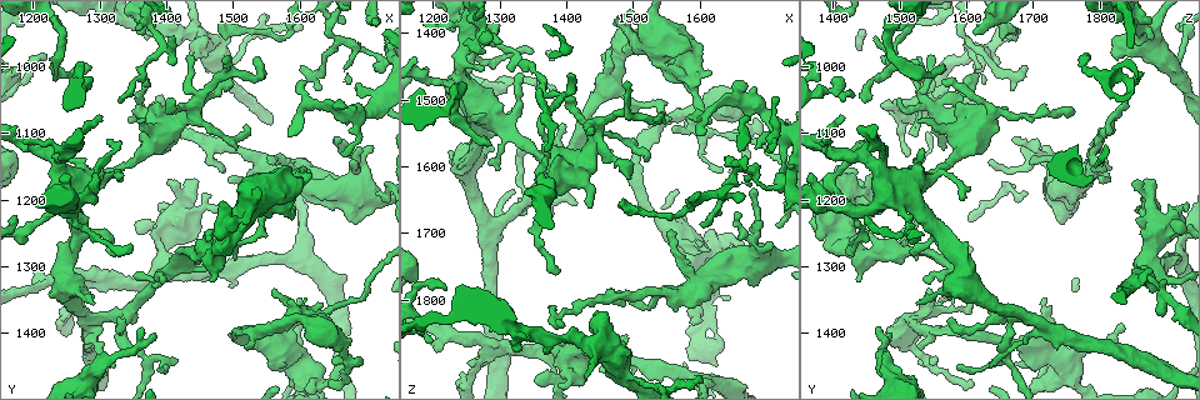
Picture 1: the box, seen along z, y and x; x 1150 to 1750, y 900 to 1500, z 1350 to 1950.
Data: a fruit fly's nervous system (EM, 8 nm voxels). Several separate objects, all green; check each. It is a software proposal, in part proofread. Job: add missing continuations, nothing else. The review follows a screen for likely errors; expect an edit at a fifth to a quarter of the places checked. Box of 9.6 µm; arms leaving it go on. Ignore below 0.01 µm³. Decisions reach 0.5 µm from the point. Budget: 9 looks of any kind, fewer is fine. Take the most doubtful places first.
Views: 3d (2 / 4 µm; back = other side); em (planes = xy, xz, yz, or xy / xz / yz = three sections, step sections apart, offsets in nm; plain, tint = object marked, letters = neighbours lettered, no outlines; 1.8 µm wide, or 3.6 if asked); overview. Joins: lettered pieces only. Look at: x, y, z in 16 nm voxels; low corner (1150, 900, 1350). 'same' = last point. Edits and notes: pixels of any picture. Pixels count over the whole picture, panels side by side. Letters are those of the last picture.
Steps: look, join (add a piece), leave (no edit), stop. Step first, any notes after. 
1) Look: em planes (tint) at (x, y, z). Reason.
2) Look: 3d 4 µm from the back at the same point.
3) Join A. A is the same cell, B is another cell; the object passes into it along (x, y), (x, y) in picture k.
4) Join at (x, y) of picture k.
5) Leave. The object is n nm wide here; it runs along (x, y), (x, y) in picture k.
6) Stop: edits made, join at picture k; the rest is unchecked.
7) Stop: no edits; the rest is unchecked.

Look: em planes (letters) at (1295, 1465, 1520). Stops while still wide.

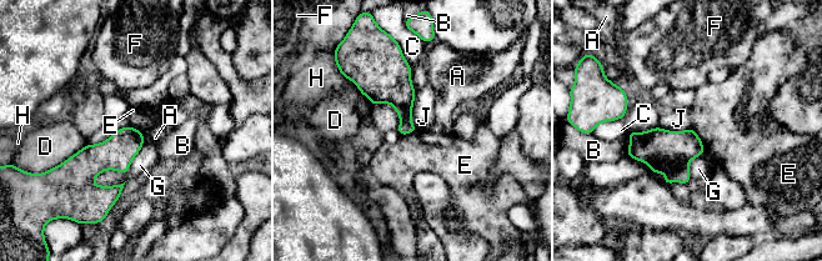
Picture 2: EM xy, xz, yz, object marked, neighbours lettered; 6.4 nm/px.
Leave. A, B, C, D, E, F, G, H and J are other cells; a border runs along (415, 93), (411, 123), (419, 130) in picture 2; none of them fits.

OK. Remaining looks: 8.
Look: em planes (tint) at (1275, 1030, 1405). Sharp bend.

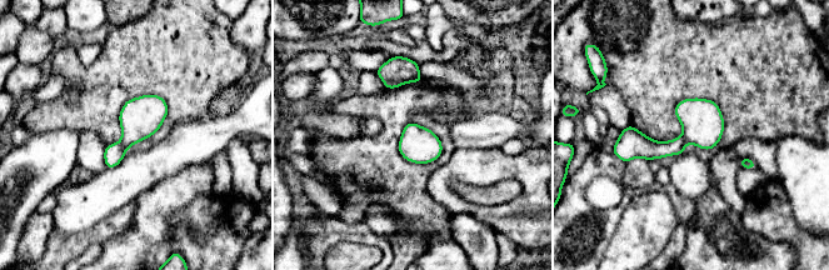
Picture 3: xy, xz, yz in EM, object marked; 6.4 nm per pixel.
Look: em planes (letters) at the same point. See the neighbours.

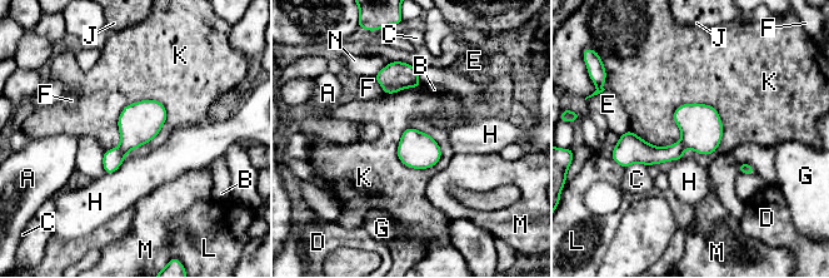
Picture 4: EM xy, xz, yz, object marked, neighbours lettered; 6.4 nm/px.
Leave. The object is 240 nm wide here; A, B, C, D, E, F, G, H, J, K, L, M and N are other cells; a border runs along (630, 129), (723, 135) in picture 4; none of them fits.

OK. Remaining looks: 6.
Look: em xy step 8 (tint) at (1360, 950, 1610). Branch stops here.

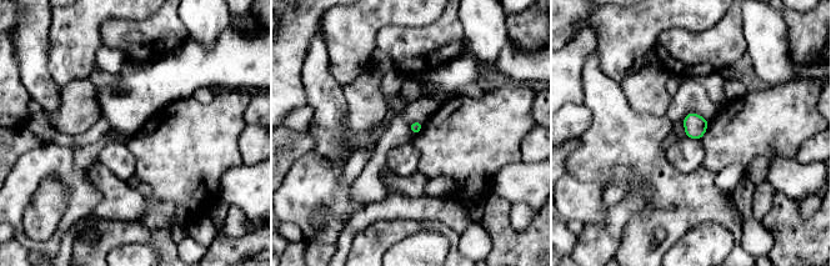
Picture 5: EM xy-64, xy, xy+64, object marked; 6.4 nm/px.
Look: em planes (letters) at the same point. Cut it another way.

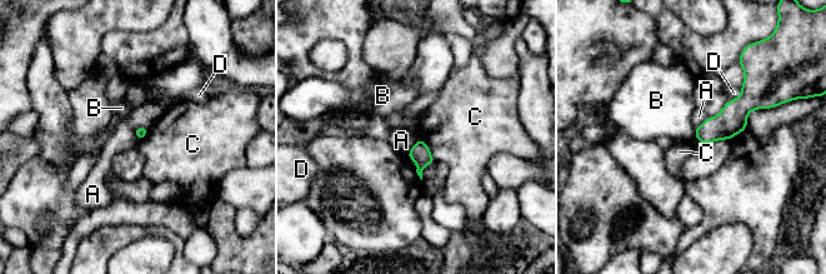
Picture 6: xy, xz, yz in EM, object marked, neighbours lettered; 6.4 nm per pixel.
Leave. The longest contact is with C, 190 nm; A, B, C and D are other cells; none of them fits.

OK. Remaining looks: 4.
Look: em xz step 4 (tint) at (1355, 940, 1485). An open end.

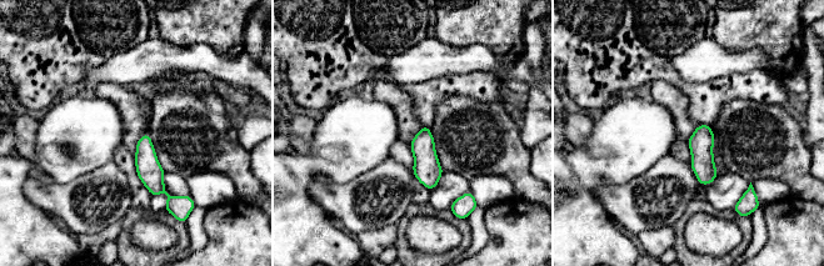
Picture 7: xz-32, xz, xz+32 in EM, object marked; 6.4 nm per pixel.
Look: em planes (letters) at the same point.

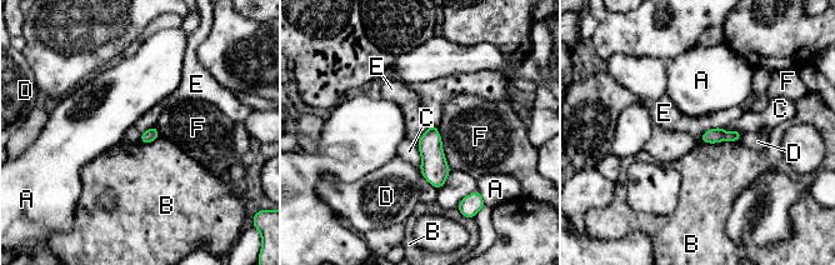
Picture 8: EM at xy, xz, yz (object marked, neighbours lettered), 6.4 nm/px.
Leave. The longest contact is with C, 320 nm; A, B, C, D, E and F are other cells; none of them fits.

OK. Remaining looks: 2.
Stop: no edits; the rest is unchecked.

